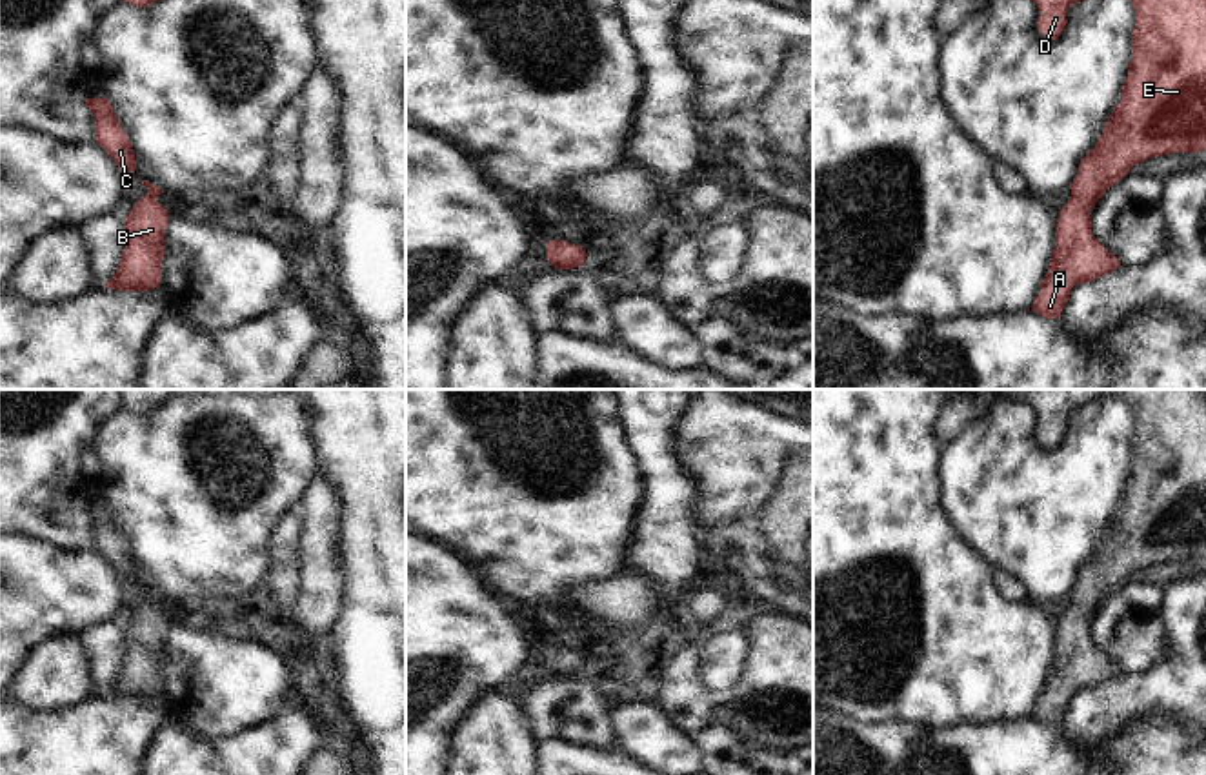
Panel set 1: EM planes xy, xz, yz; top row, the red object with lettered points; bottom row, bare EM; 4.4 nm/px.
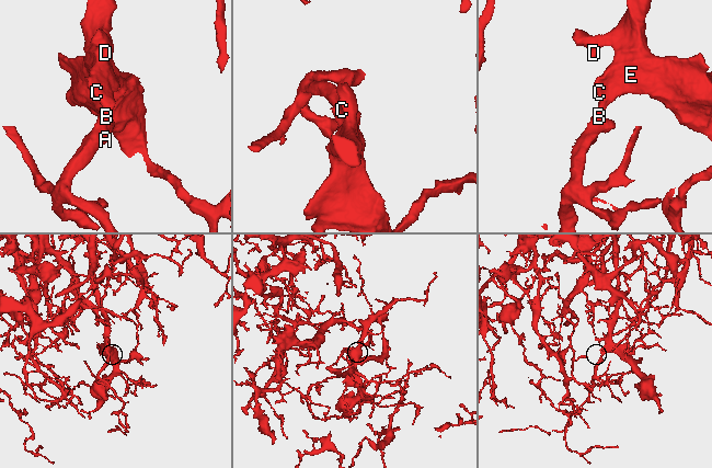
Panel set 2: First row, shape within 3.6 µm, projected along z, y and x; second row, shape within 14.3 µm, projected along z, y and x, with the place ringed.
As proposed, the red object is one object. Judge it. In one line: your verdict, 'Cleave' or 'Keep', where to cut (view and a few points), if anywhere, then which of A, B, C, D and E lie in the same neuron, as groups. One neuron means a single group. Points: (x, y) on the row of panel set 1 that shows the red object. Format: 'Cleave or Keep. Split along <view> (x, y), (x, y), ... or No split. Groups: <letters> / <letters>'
Keep. No split. Groups: A B C D E.

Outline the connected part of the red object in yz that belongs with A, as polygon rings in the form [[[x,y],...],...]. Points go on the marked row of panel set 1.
[[[1131,0],[1131,4],[1135,29],[1128,76],[1121,102],[1108,116],[1095,147],[1080,160],[1071,196],[1059,211],[1053,257],[1031,307],[1044,318],[1060,317],[1075,286],[1121,267],[1119,258],[1091,231],[1090,211],[1102,193],[1148,158],[1206,149],[1206,0]]]

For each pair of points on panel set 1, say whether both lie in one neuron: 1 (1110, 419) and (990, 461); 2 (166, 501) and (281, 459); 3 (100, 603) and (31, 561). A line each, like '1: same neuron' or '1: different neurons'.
1: same neuron
2: same neuron
3: same neuron

